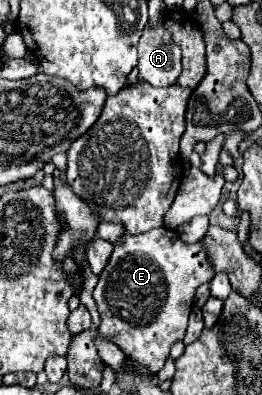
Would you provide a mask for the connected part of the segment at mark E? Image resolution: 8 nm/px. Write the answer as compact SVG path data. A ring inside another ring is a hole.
M154 228L144 234L124 234L124 242L118 244L110 256L108 266L98 278L94 288L94 300L100 312L100 334L112 340L130 360L148 368L150 374L158 374L170 354L170 346L184 338L188 316L194 304L196 288L214 278L214 268L206 260L206 248L202 242L186 244L180 240L176 230Z

